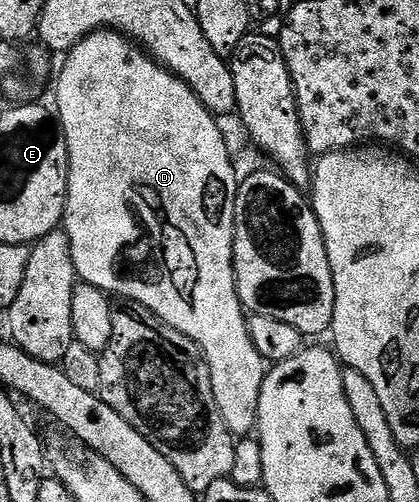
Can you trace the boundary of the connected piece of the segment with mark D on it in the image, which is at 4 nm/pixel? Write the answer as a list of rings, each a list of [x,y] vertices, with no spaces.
[[[98,30],[79,41],[64,57],[64,60],[65,69],[62,70],[61,77],[57,80],[55,112],[60,119],[61,129],[65,132],[69,147],[69,201],[65,207],[63,231],[69,235],[73,264],[77,268],[78,277],[84,283],[95,286],[114,297],[122,296],[125,300],[134,300],[135,303],[142,304],[147,311],[154,312],[162,320],[160,323],[166,329],[174,328],[174,330],[169,330],[194,345],[197,343],[201,347],[200,355],[203,357],[203,363],[209,369],[215,402],[223,414],[223,422],[227,422],[234,437],[244,437],[254,431],[257,422],[259,394],[265,381],[267,361],[257,353],[252,342],[247,316],[241,307],[242,297],[237,287],[237,275],[233,273],[233,233],[235,231],[233,219],[235,218],[235,198],[239,187],[239,175],[237,176],[236,170],[233,169],[233,160],[229,157],[225,136],[221,133],[220,126],[217,125],[220,123],[213,113],[205,109],[199,97],[179,77],[173,75],[169,69],[162,68],[128,35],[112,30]]]

